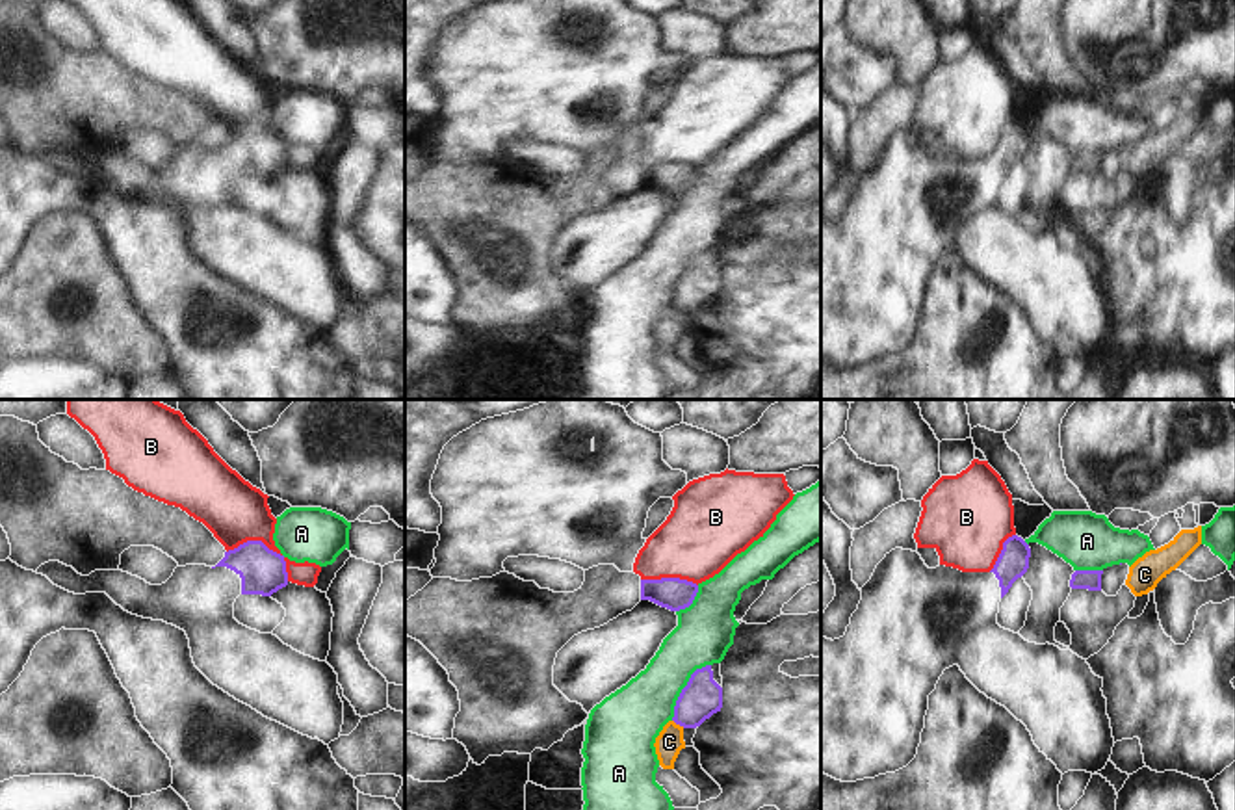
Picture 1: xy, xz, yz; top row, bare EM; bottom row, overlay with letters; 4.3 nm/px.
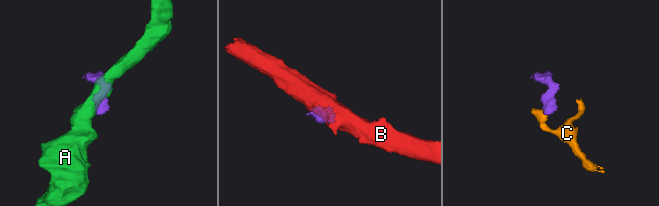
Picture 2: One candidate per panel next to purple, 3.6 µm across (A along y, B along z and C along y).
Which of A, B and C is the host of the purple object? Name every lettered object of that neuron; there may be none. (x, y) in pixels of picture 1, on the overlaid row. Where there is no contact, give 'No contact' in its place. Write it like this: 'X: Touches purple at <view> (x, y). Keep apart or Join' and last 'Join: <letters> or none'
A: Touches purple at xz (684, 688). Keep apart
B: Touches purple at xy (264, 545). Keep apart
C: Touches purple at xz (678, 723). Keep apart
Join: none

